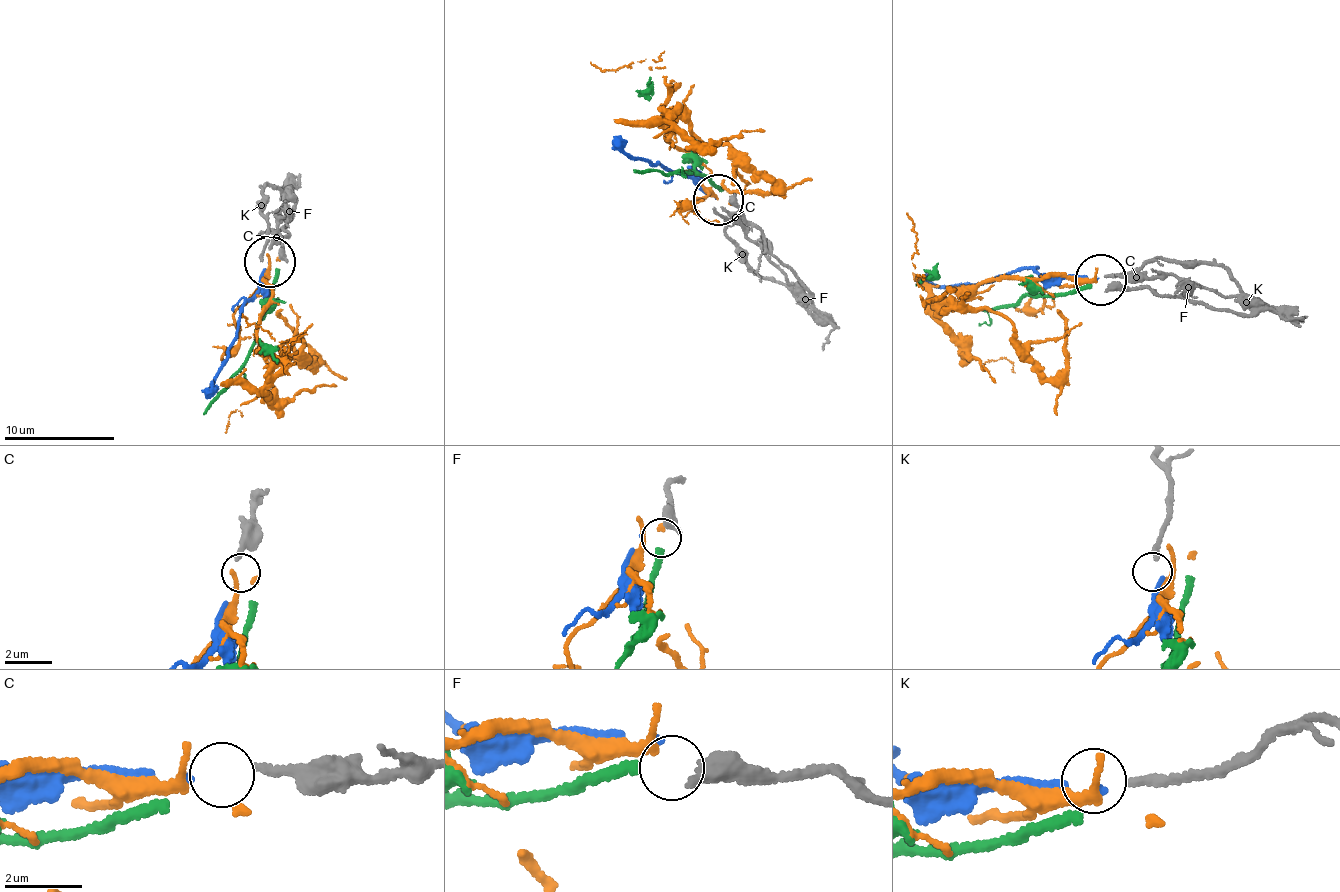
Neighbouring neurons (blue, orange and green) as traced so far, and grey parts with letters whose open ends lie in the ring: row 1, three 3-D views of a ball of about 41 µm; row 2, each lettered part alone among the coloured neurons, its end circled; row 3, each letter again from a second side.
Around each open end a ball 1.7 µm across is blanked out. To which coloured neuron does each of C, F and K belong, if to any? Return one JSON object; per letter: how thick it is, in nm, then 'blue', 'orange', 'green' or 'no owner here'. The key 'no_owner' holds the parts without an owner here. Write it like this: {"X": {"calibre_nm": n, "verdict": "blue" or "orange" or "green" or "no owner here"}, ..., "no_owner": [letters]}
{"C": {"calibre_nm": 190, "verdict": "blue"}, "F": {"calibre_nm": 550, "verdict": "green"}, "K": {"calibre_nm": 200, "verdict": "no owner here"}, "no_owner": ["K"]}

